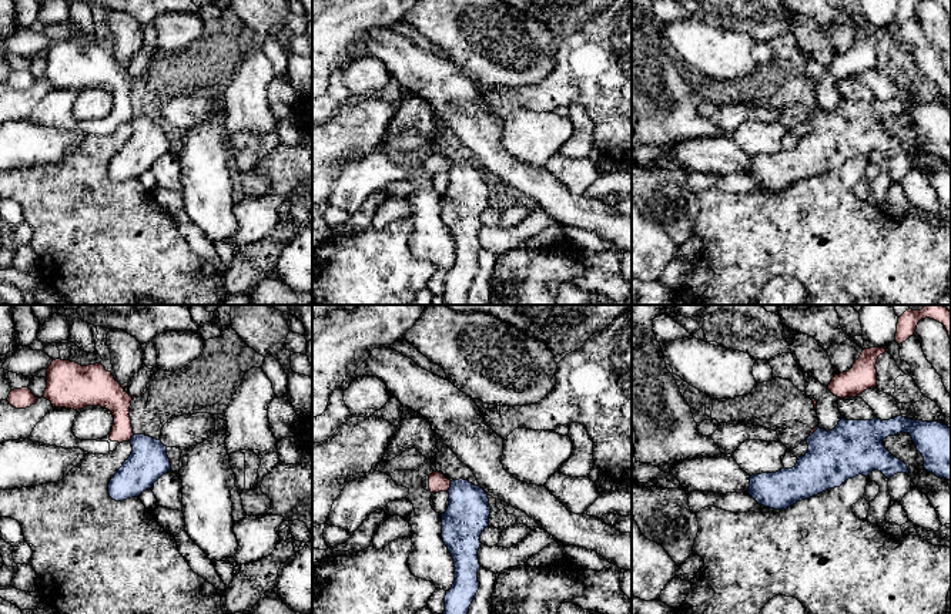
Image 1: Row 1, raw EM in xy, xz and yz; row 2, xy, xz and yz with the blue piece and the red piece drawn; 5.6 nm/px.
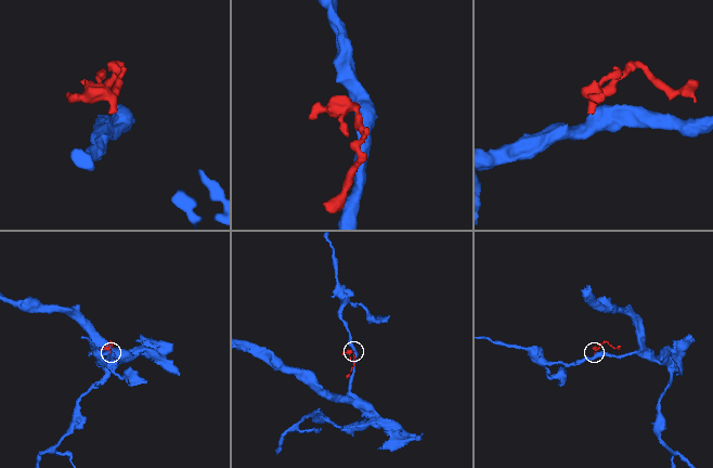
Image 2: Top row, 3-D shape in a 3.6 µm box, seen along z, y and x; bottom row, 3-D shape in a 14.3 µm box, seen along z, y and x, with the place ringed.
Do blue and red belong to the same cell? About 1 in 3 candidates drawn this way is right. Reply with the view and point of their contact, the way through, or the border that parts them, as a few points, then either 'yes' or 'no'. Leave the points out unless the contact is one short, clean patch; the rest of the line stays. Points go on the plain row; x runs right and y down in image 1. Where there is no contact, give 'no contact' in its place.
contact xz (451, 167); border xz (451, 163), (446, 171); no

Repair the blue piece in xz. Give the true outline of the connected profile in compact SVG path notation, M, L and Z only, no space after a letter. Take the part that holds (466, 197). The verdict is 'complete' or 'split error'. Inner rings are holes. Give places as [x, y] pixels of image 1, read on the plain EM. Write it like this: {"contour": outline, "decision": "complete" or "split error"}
{"contour": "M459 160L452 161L449 187L442 198L442 221L455 245L455 262L445 276L446 305L468 305L469 288L479 271L478 232L480 215L489 207L489 179L480 168Z", "decision": "complete"}

